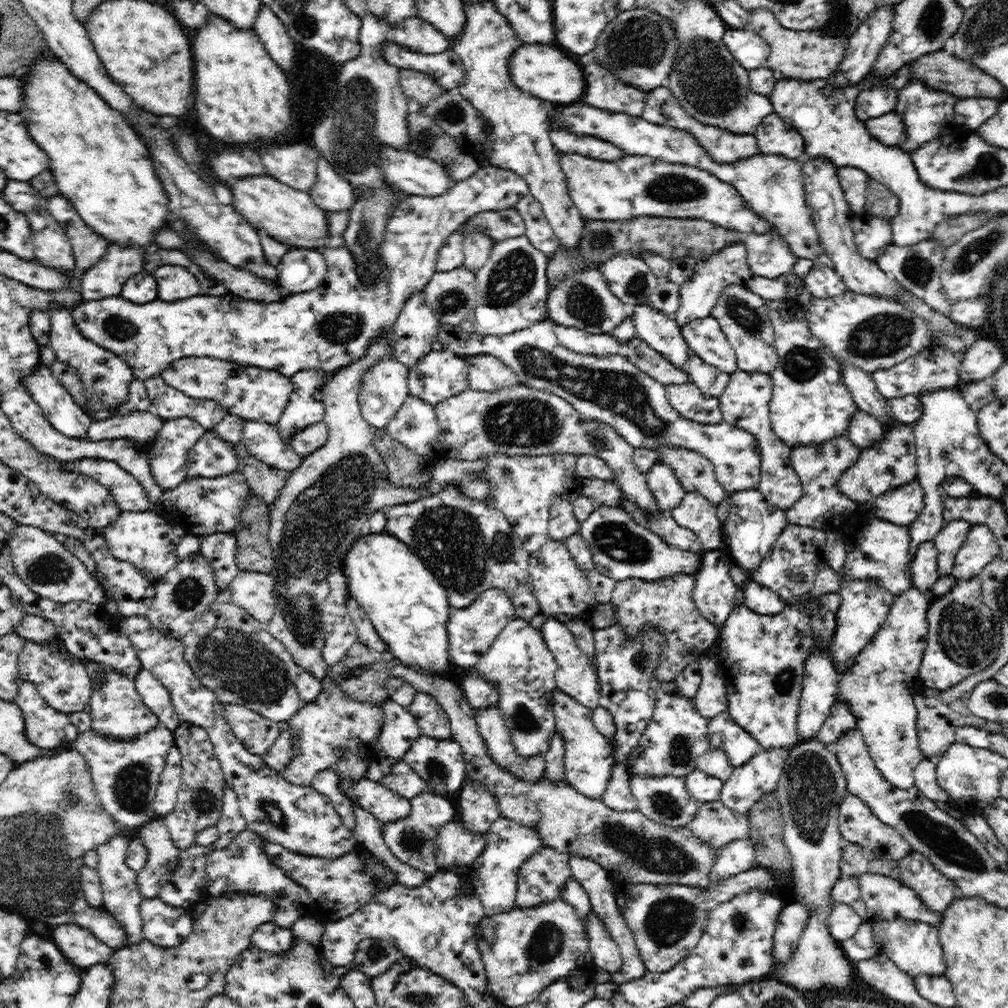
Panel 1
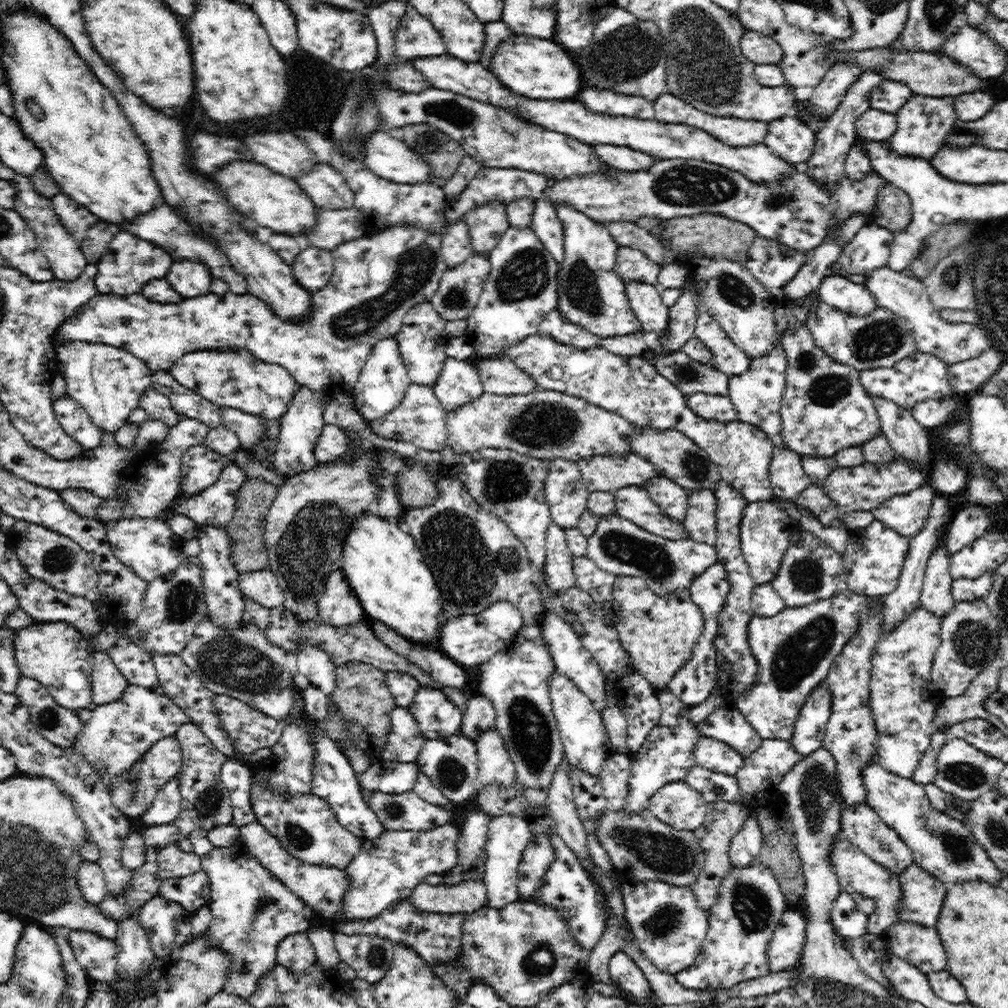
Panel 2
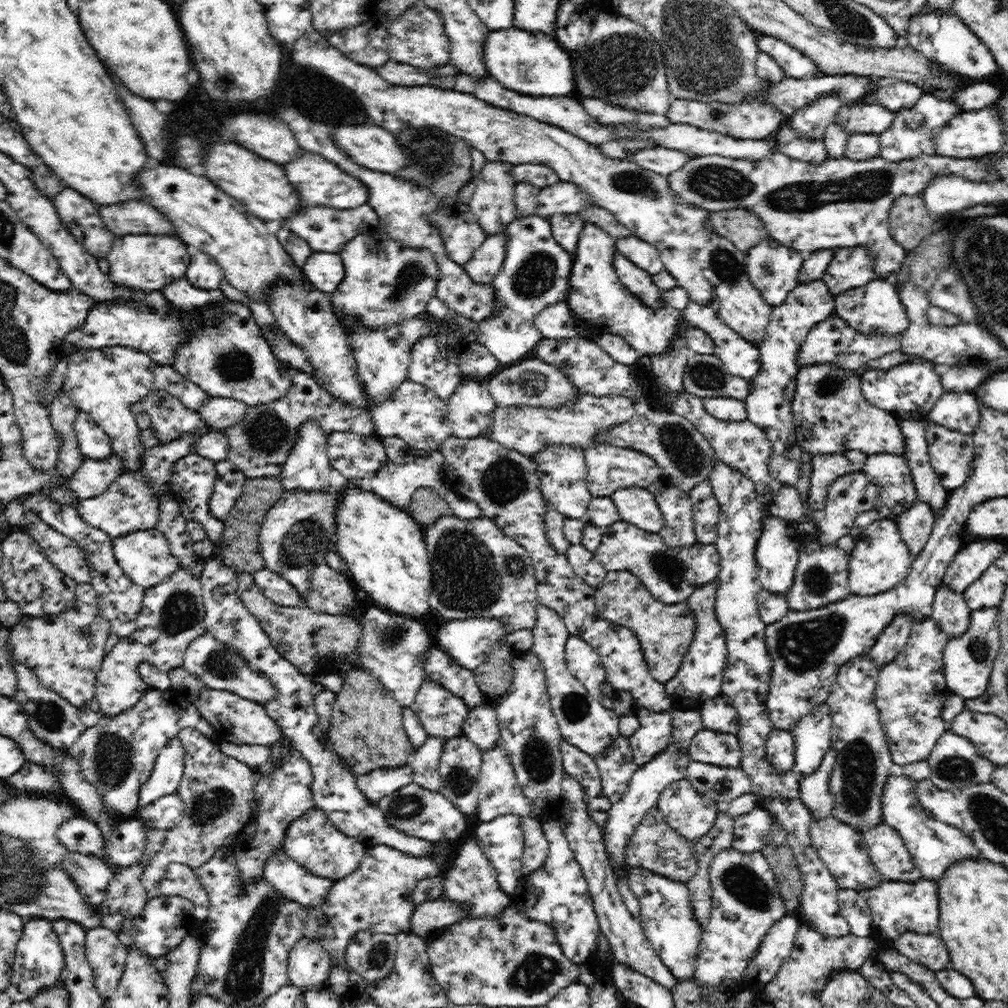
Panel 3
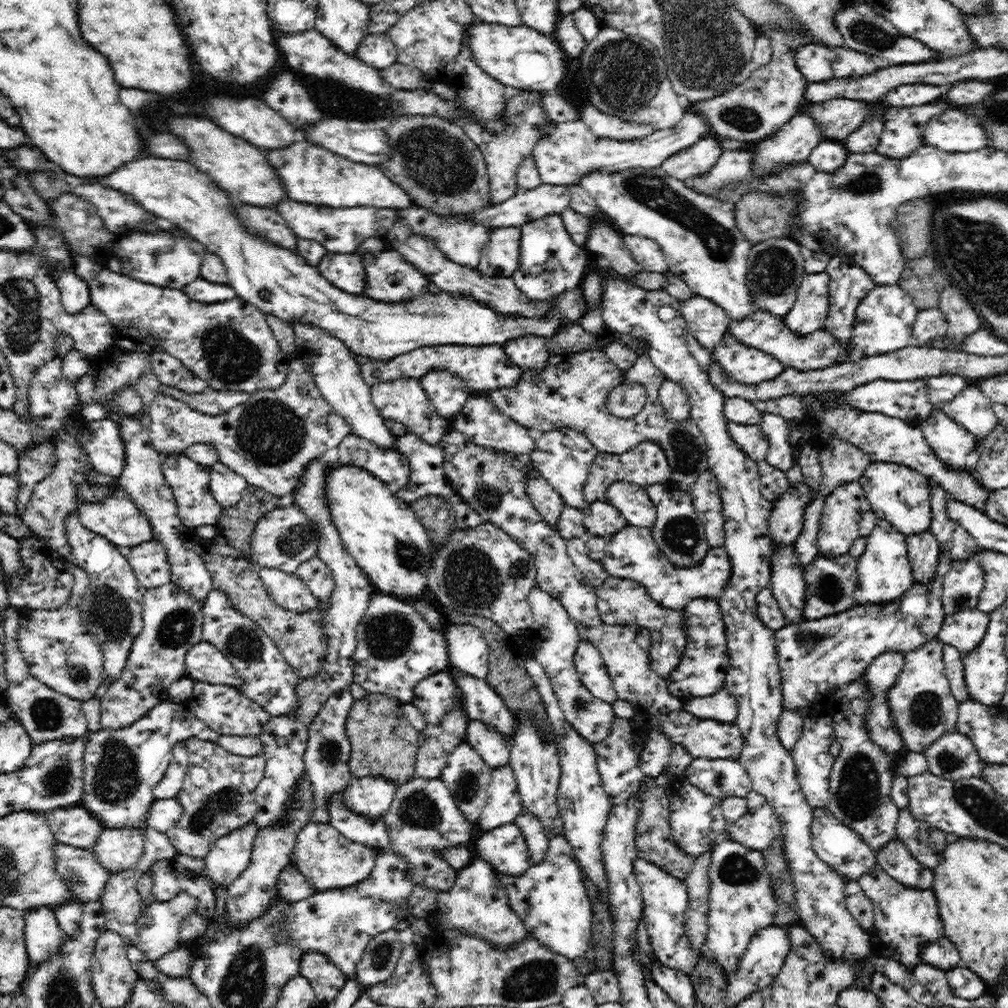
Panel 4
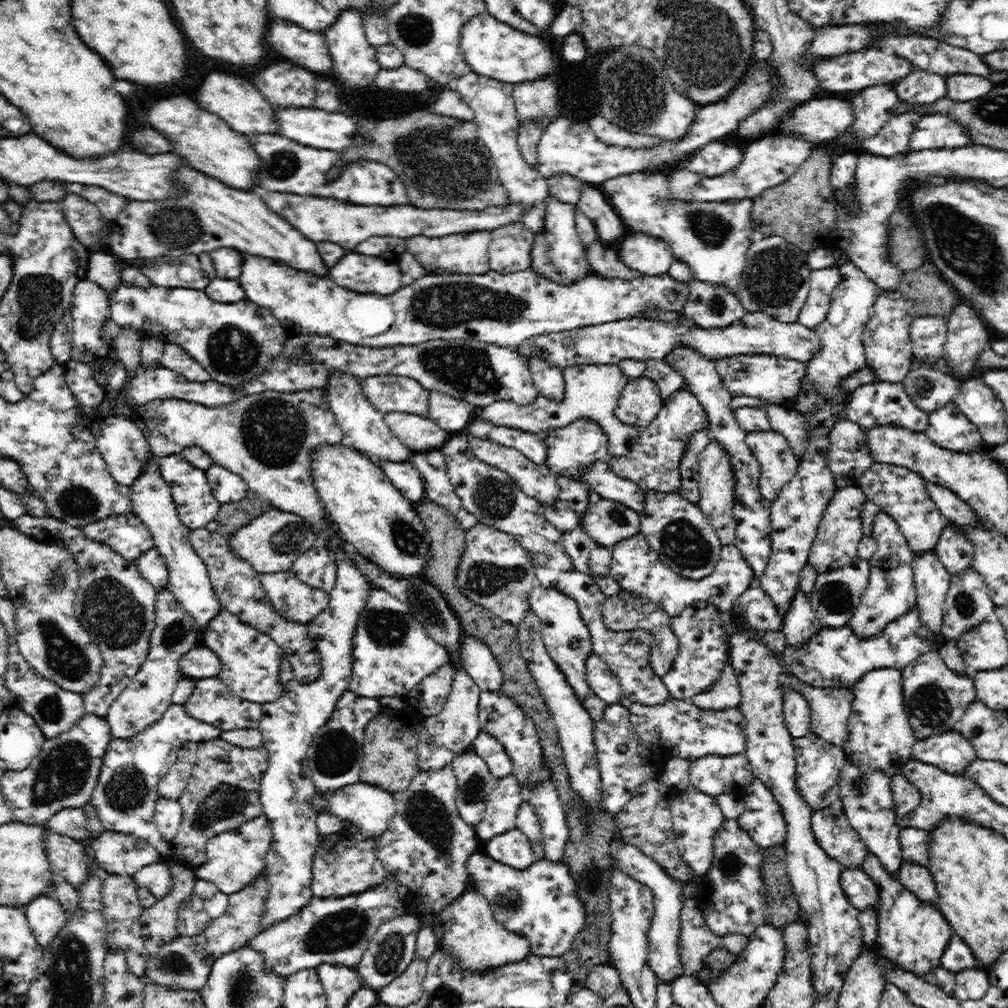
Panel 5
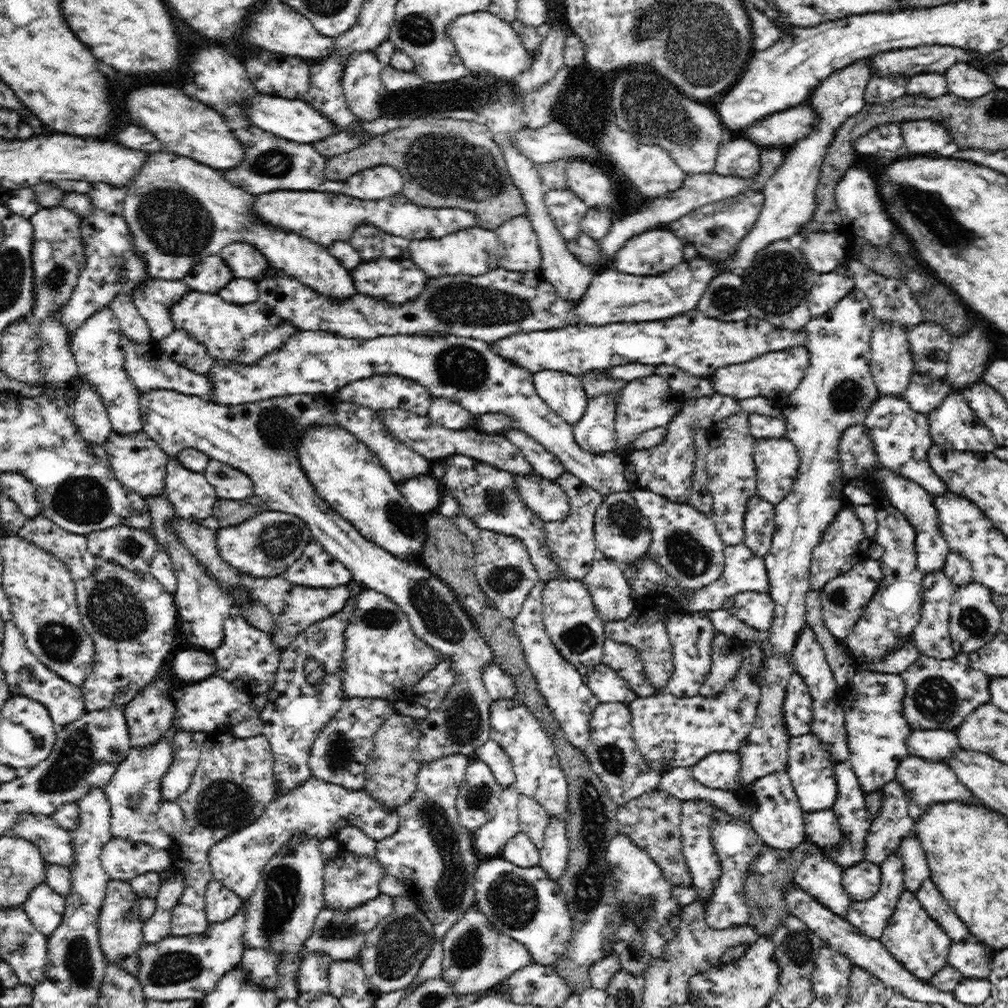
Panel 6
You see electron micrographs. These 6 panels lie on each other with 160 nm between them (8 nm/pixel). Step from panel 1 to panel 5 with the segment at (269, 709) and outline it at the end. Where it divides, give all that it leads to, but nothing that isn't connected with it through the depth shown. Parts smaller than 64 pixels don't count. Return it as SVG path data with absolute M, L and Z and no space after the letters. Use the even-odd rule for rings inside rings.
M202 644L189 650L178 660L180 672L184 678L203 679L219 676L222 670L222 663L218 655Z

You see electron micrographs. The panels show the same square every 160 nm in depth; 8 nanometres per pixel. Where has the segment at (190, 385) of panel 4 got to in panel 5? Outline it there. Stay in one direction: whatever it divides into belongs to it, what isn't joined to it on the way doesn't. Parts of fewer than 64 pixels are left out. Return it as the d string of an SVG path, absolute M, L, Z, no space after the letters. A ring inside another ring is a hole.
M169 343L165 344L161 359L161 366L178 373L188 382L204 383L211 380L211 376L202 365L192 359L182 347Z

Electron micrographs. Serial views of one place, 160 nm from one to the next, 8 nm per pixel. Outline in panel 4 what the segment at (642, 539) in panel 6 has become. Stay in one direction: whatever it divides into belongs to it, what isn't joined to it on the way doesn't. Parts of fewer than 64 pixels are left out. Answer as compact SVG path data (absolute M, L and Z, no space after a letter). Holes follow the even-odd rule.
M606 500L589 503L583 513L584 526L590 536L611 537L615 532L630 526L620 511Z

